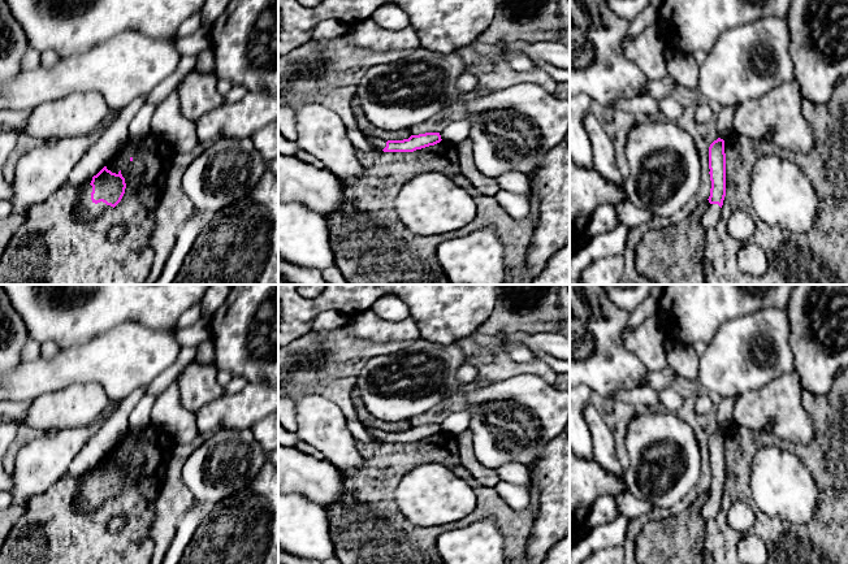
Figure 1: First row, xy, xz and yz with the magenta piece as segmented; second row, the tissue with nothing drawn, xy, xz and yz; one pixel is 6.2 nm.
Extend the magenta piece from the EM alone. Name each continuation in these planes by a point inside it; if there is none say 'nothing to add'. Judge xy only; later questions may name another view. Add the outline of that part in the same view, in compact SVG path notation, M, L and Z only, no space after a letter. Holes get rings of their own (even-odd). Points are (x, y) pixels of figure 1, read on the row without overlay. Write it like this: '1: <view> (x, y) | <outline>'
1: xy (87, 500) | M92 469L83 474L83 478L81 481L81 486L79 486L79 490L78 490L77 503L78 503L78 507L83 511L94 511L105 499L111 498L111 496L107 496L103 493L95 495L91 491L91 483L92 483L92 477L90 476L91 472L92 472Z

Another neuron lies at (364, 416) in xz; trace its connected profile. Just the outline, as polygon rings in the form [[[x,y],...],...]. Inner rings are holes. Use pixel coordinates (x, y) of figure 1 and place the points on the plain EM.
[[[358,386],[354,387],[350,398],[352,400],[352,405],[355,407],[355,415],[358,420],[365,428],[375,428],[375,429],[385,430],[385,431],[403,431],[403,430],[408,430],[412,426],[410,420],[402,420],[398,422],[385,422],[382,420],[376,418],[363,403]]]

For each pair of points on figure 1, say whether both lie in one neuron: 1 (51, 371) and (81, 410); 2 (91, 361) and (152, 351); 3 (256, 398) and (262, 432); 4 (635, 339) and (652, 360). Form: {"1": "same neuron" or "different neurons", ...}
{"1": "different neurons", "2": "same neuron", "3": "different neurons", "4": "same neuron"}

